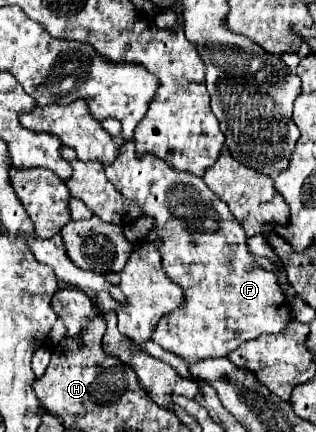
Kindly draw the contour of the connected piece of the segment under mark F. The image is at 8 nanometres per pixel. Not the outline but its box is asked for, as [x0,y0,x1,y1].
[105,141,291,363]

